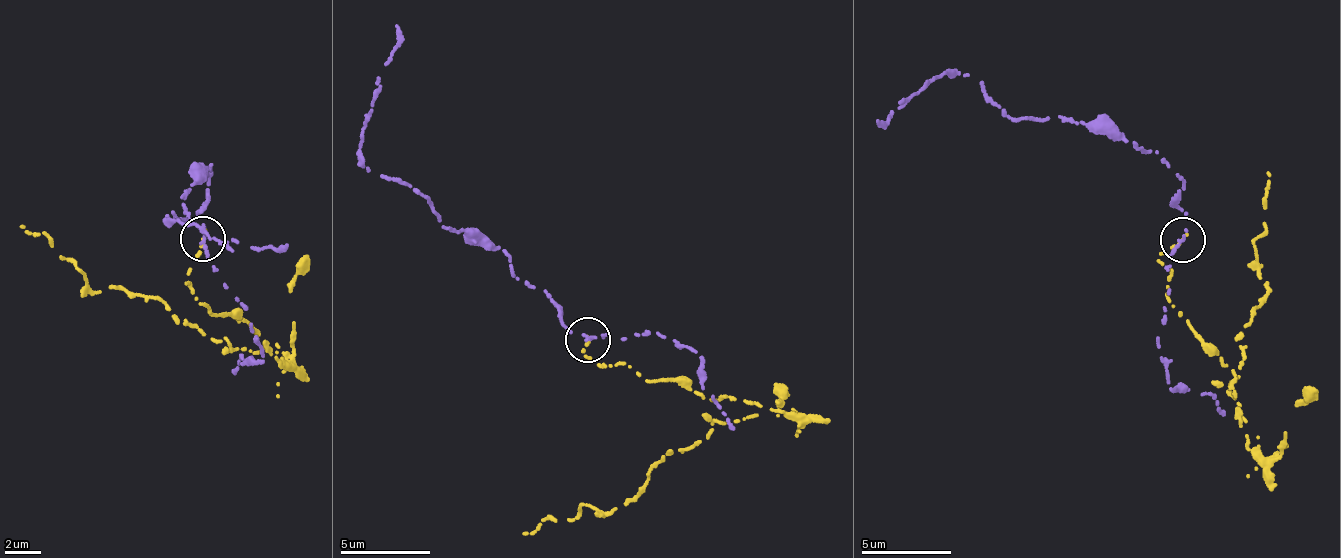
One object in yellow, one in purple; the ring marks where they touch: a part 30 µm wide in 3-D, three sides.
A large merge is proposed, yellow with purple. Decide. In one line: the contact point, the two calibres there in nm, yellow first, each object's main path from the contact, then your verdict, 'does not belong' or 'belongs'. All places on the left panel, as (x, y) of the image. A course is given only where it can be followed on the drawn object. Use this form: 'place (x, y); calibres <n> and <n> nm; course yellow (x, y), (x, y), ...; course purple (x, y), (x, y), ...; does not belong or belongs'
place (202, 239); calibres 180 and 240 nm; course yellow (204, 238), (191, 294), (257, 328), (268, 354), (209, 339), (157, 298), (96, 293), (52, 239), (20, 228); course purple (204, 238), (196, 211), (206, 168), (182, 196), (189, 220), (166, 214), (250, 247), (286, 244); does not belong

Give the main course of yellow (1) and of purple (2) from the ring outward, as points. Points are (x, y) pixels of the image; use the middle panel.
1: (588, 338), (598, 364), (758, 415), (718, 421), (626, 503), (522, 533)
2: (588, 338), (512, 277), (511, 257), (368, 171), (359, 135), (398, 47), (394, 24)

